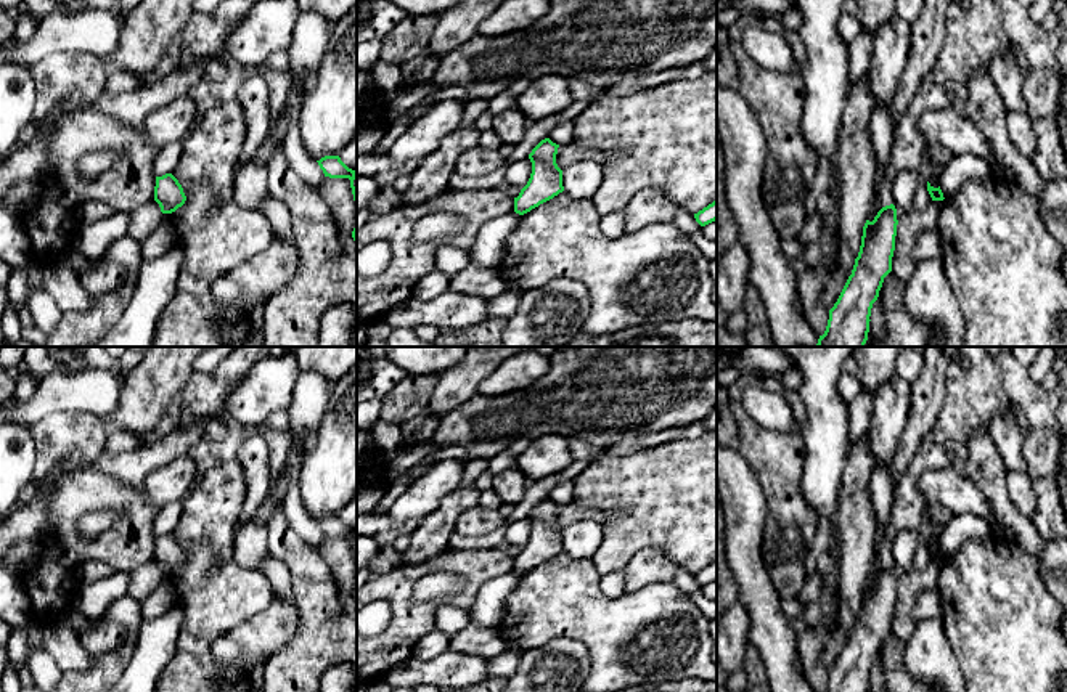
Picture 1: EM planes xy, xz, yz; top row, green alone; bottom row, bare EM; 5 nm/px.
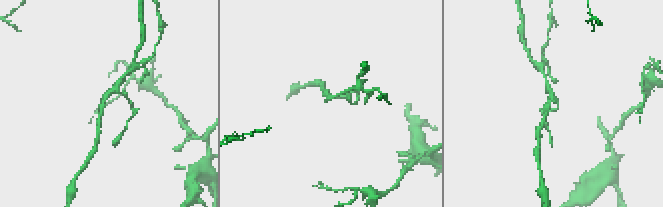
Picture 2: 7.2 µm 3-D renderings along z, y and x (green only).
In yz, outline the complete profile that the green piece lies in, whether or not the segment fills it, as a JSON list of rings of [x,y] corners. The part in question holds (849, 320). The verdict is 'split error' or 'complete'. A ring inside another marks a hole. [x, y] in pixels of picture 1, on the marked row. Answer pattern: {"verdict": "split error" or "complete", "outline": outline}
{"verdict": "complete", "outline": [[[893,204],[882,207],[873,222],[866,220],[852,275],[829,310],[826,331],[815,347],[865,347],[873,303],[892,271],[897,225]]]}

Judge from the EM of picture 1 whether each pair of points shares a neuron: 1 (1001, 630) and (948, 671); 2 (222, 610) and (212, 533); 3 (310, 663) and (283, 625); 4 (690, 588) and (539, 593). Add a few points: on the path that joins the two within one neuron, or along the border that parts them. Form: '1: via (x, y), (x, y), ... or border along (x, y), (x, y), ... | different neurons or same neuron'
1: border along (944, 630), (963, 675) | different neurons
2: via (225, 591), (225, 561), (220, 553) | same neuron
3: border along (293, 599), (298, 609), (298, 630), (280, 647) | different neurons
4: border along (672, 582), (699, 610) | different neurons

